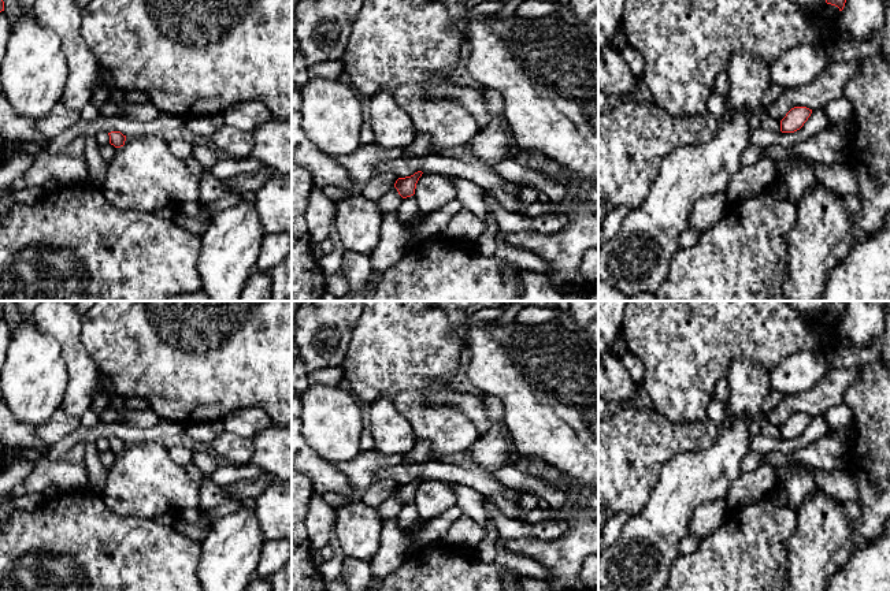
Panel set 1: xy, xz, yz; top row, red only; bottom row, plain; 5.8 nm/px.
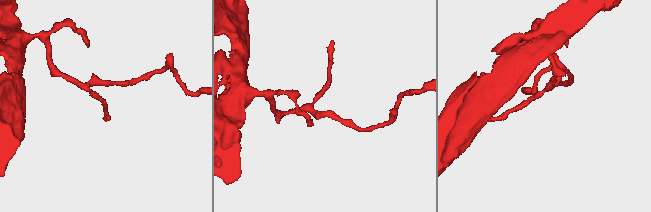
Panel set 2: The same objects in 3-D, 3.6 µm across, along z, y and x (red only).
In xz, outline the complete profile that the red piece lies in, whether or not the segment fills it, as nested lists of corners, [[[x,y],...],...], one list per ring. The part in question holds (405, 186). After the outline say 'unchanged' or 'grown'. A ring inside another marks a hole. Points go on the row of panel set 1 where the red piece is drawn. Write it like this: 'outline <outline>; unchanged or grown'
outline [[[418,171],[411,176],[398,178],[396,181],[394,187],[397,189],[398,194],[403,198],[407,198],[415,194],[416,183],[422,176],[422,174],[423,174],[422,171]]]; unchanged

